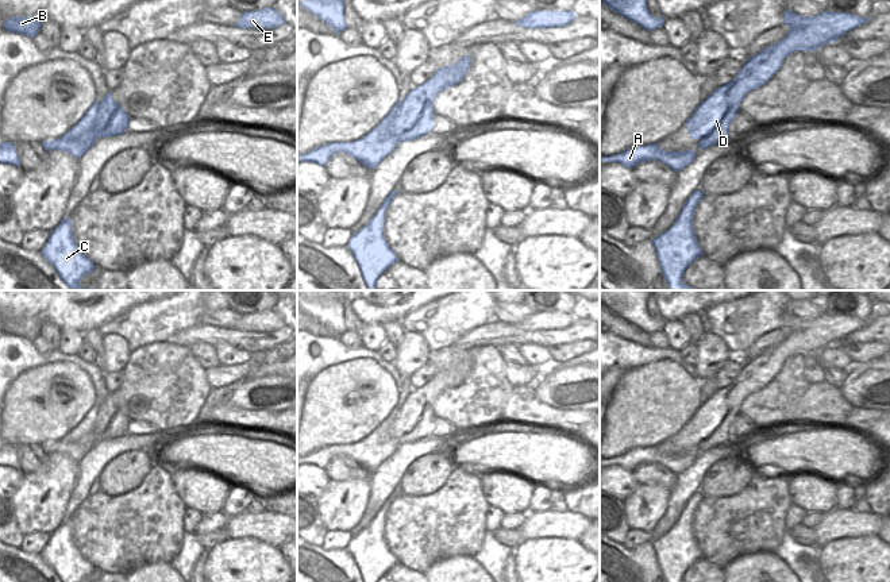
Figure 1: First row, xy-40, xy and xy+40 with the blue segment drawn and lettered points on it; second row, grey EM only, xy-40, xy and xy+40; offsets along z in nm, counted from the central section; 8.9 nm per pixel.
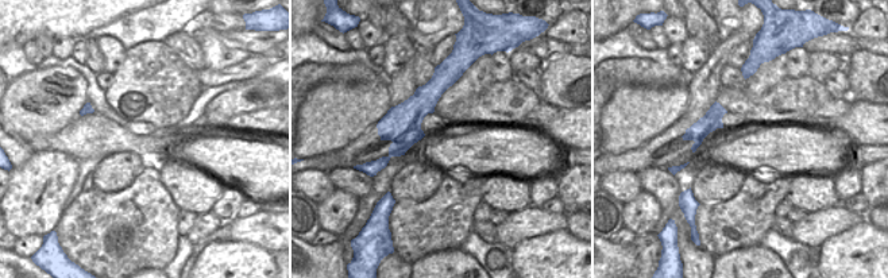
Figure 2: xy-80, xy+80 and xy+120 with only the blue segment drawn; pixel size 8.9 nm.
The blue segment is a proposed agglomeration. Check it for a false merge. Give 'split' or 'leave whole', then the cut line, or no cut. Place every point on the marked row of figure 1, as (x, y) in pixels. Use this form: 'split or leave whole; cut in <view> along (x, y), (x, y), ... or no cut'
split; cut in xy along (401, 103), (389, 128), (397, 141)

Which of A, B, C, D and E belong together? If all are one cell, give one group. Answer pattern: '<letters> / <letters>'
A B C / D E

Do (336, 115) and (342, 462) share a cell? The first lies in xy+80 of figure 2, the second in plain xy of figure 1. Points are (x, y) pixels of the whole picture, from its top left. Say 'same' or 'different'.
different

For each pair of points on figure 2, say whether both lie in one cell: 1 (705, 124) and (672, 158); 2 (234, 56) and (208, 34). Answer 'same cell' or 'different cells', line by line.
1: same cell
2: same cell

